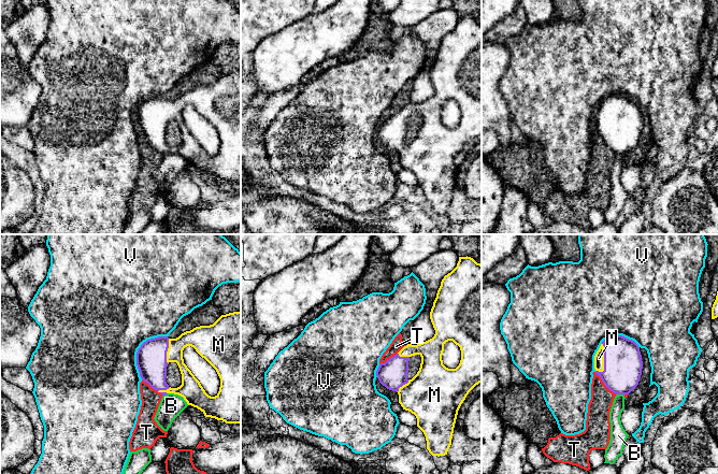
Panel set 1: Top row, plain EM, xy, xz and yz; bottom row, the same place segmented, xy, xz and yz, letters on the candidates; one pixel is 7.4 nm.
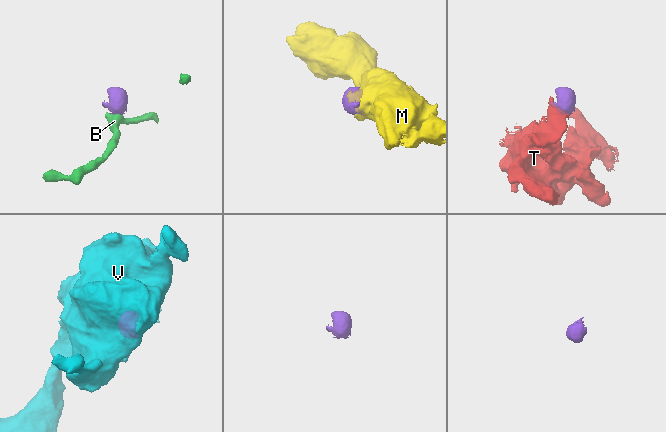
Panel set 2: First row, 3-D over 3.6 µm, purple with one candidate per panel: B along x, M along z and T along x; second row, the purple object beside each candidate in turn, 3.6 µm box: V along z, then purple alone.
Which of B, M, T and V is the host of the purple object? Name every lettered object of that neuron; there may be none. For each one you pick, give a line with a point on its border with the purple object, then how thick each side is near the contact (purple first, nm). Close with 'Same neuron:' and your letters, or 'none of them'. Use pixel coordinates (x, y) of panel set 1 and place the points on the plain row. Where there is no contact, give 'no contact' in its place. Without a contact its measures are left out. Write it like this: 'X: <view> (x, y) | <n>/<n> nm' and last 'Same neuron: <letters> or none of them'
M: yz (604, 118) | 280/80 nm
Same neuron: M

